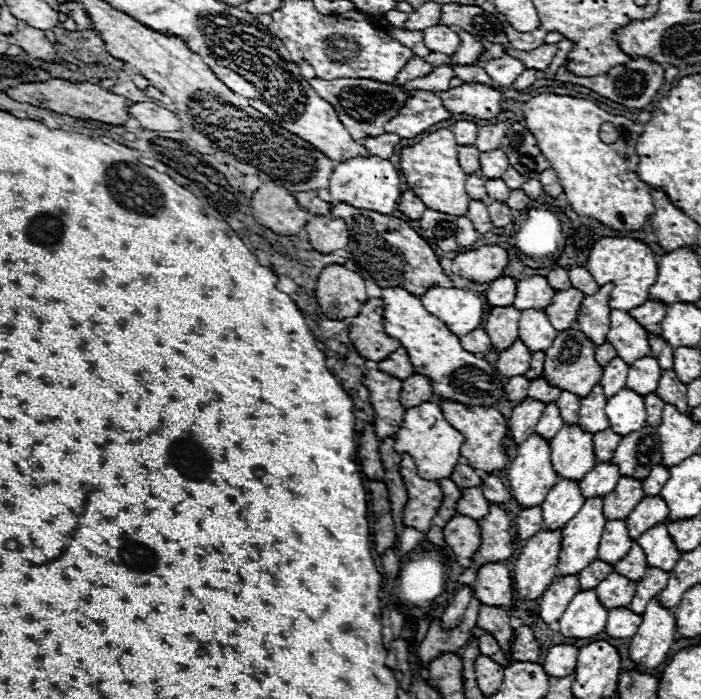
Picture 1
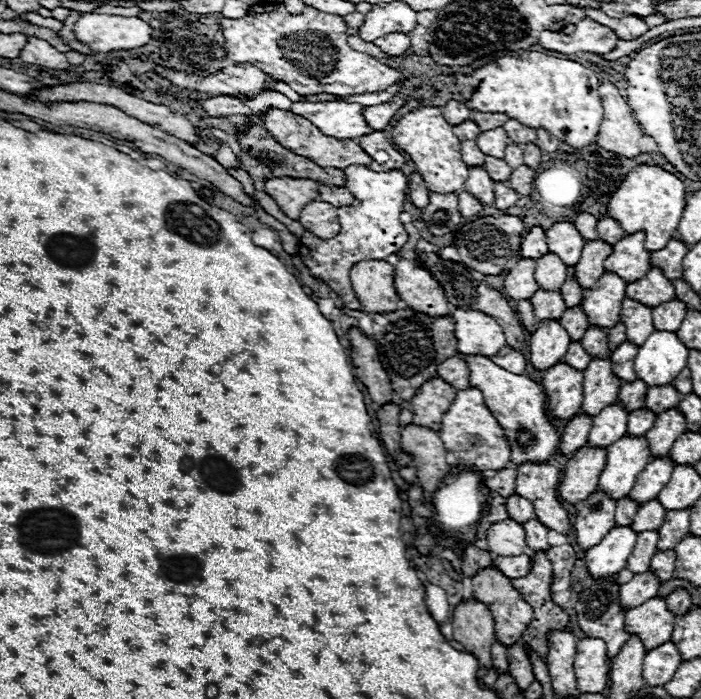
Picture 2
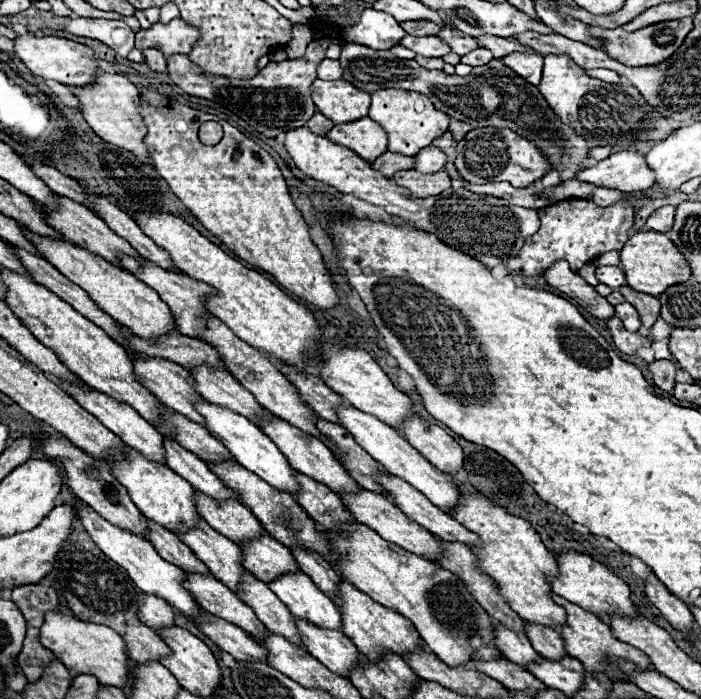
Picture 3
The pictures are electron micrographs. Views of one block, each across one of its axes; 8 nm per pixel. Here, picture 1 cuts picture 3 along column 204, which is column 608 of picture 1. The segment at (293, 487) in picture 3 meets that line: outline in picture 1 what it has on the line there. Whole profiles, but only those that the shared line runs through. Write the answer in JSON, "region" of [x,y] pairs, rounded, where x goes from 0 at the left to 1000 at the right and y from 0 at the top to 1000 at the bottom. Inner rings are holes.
{"region":[[[887,555],[879,567],[873,567],[864,578],[864,595],[870,601],[870,612],[893,624],[899,618],[913,615],[922,607],[922,587],[916,578],[916,567],[907,561],[899,561],[896,555]]]}

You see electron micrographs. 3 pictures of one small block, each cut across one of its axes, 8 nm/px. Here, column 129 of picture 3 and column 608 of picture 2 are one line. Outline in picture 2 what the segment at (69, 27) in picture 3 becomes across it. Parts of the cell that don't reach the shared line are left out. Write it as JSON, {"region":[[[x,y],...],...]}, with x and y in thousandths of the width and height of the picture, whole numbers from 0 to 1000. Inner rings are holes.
{"region":[[[836,23],[836,29],[827,29],[822,37],[822,46],[816,52],[807,52],[802,46],[785,46],[776,43],[767,54],[770,66],[779,72],[793,72],[802,77],[822,77],[822,74],[847,74],[847,77],[867,77],[879,69],[882,52],[873,40],[845,29]]]}

